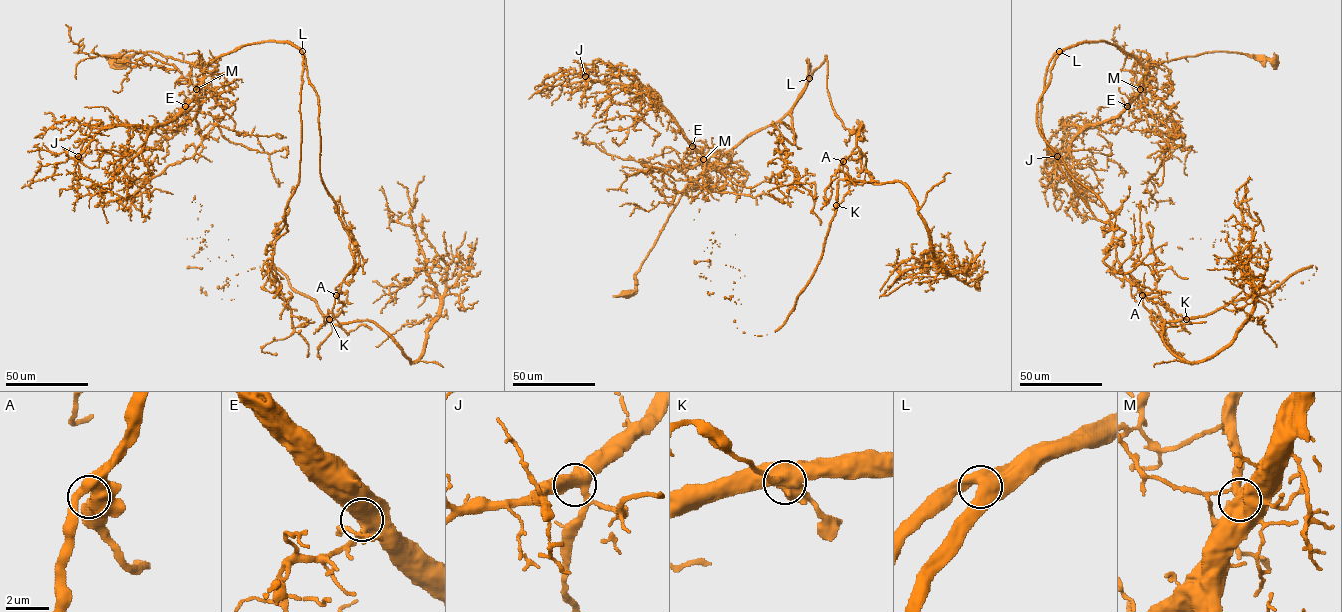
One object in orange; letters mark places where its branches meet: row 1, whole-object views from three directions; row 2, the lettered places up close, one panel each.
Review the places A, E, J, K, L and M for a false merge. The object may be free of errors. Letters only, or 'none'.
K

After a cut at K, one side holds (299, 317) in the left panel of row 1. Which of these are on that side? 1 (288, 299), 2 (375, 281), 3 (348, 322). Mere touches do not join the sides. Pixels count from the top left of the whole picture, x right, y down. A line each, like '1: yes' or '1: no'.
1: yes
2: no
3: no

